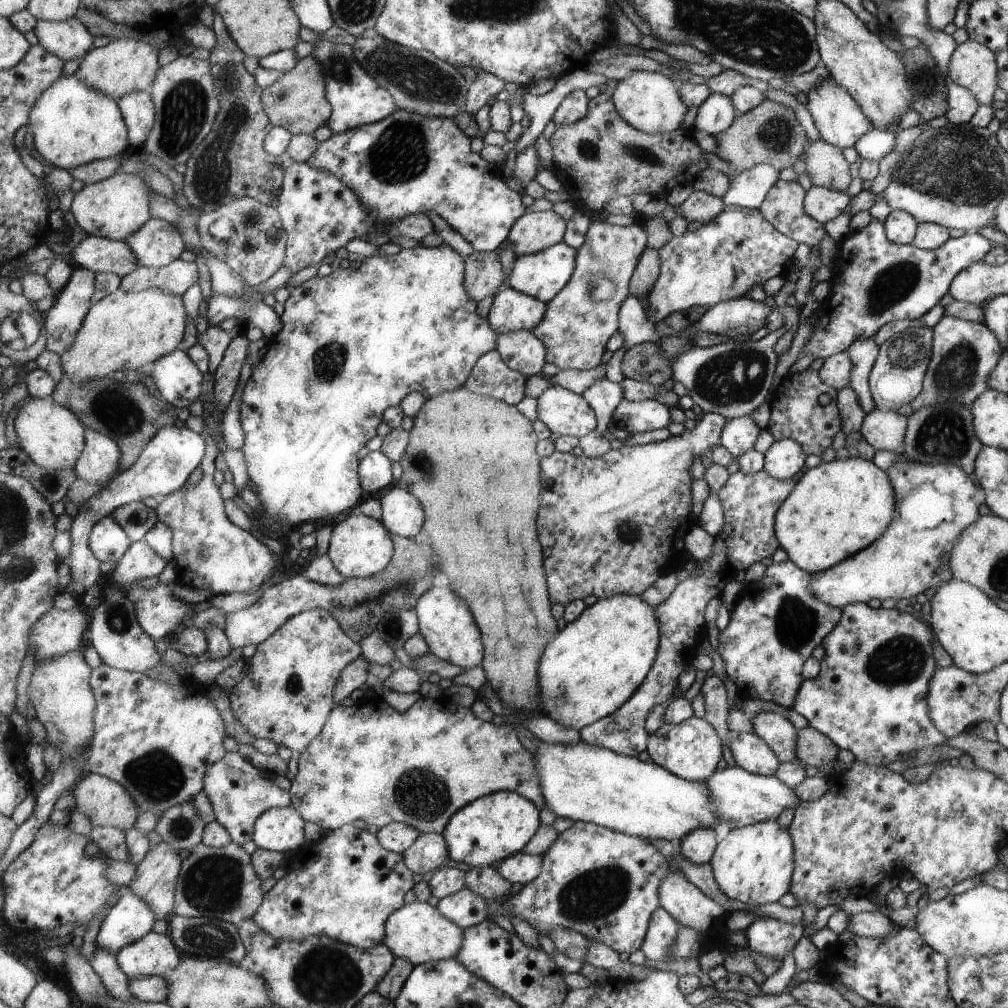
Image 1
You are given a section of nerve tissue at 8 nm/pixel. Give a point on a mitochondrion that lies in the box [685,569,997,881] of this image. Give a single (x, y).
(897, 663)

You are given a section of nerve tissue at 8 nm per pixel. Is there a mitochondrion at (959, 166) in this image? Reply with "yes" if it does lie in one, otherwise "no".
yes

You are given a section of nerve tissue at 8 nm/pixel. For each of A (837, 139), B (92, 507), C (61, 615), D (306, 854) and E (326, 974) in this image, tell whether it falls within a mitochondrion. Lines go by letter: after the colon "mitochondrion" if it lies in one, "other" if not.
A: other
B: other
C: other
D: other
E: mitochondrion

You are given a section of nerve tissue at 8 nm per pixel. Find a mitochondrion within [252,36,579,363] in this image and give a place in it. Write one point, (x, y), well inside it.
(418, 79)

